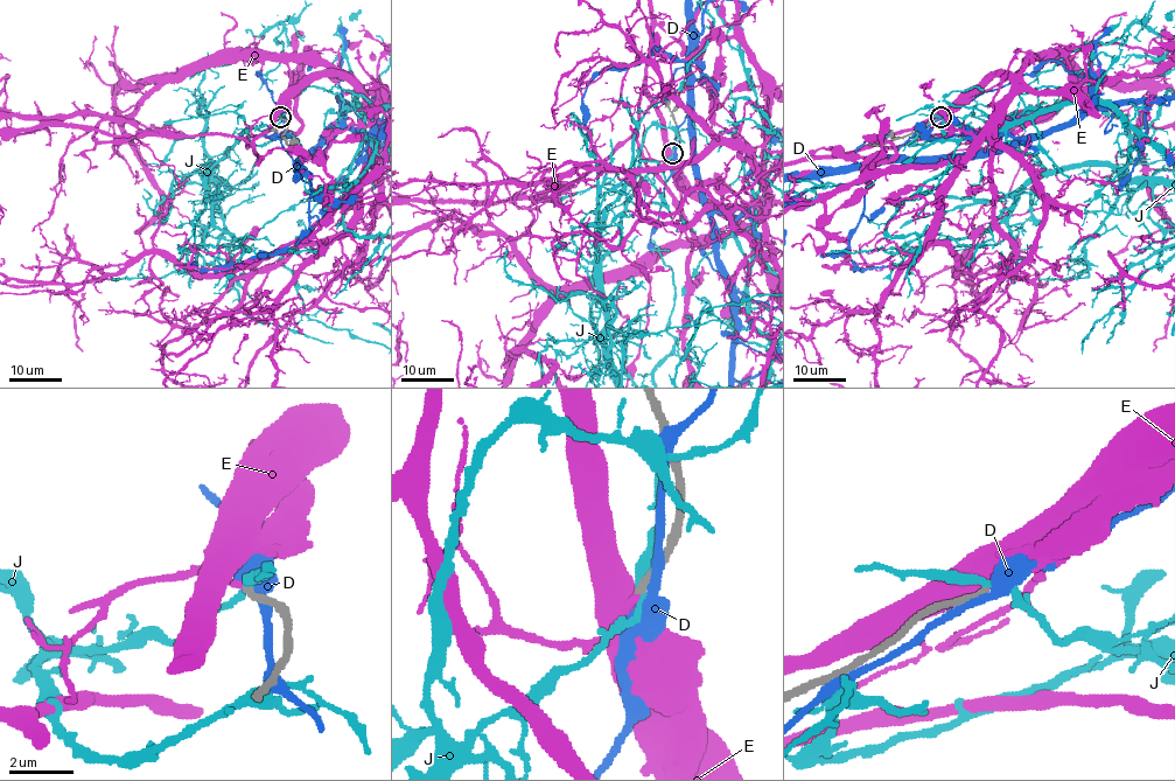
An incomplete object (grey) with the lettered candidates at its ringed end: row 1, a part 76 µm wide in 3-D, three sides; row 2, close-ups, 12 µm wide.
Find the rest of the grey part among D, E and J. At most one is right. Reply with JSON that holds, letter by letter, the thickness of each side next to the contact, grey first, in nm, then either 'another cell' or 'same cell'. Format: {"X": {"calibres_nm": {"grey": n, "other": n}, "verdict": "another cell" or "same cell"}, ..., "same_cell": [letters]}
{"D": {"calibres_nm": {"grey": 280, "other": 280}, "verdict": "another cell"}, "E": {"calibres_nm": {"grey": 220, "other": 200}, "verdict": "same cell"}, "J": {"calibres_nm": {"grey": 240, "other": 280}, "verdict": "another cell"}, "same_cell": ["E"]}

